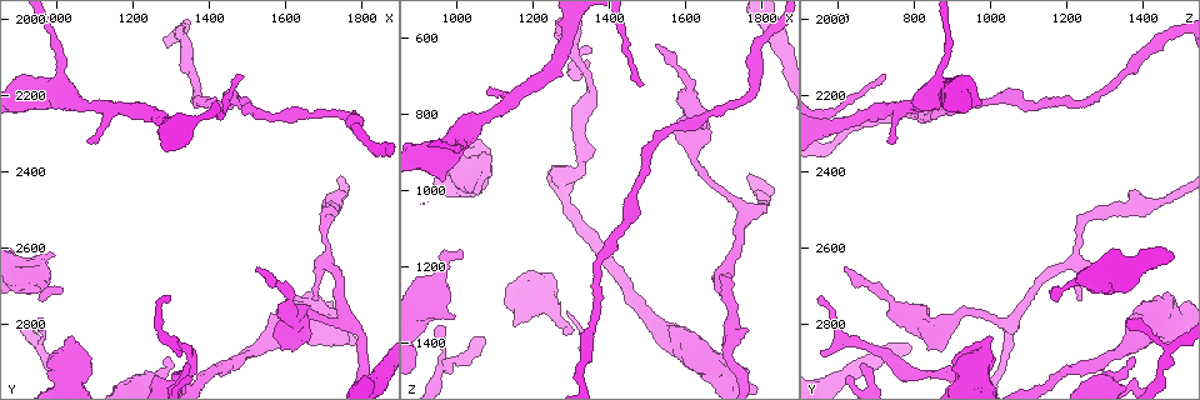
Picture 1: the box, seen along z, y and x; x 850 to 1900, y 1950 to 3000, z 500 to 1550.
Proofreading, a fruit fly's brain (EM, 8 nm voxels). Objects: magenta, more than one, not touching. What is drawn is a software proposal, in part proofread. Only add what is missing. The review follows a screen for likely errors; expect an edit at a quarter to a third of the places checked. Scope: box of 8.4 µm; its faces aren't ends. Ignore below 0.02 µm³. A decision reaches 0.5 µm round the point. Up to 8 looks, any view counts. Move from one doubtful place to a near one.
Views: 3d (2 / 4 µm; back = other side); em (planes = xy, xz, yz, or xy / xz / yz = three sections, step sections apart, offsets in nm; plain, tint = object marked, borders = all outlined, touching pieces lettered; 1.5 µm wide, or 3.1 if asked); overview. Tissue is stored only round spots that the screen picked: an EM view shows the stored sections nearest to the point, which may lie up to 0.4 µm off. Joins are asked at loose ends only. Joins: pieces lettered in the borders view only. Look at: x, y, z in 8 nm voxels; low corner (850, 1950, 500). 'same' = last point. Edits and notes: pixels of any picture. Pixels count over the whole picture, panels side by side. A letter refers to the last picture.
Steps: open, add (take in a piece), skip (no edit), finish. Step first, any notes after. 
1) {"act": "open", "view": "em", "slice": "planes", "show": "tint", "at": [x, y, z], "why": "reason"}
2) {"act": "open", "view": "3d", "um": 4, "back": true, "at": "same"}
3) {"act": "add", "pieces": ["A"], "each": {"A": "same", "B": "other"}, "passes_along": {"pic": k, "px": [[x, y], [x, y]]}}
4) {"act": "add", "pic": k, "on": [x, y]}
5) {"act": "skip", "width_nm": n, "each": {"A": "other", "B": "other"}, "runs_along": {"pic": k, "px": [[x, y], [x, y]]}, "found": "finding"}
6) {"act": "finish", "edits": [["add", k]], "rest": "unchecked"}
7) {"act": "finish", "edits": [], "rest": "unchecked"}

{"act": "open", "view": "em", "slice": "planes", "show": "borders", "at": [950, 2795, 1355], "why": "free end"}

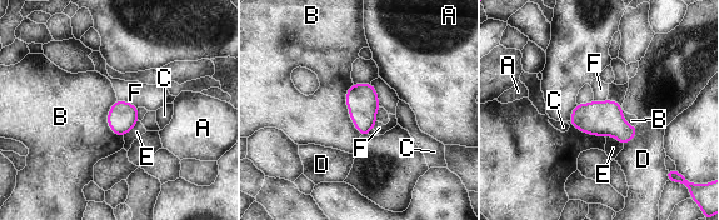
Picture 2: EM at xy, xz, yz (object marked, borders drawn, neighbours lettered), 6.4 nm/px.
{"act": "skip", "longest_contact_nm": ["B", 340], "each": {"A": "other", "B": "other", "C": "other", "D": "other", "E": "other", "F": "other"}, "border": {"pic": 2, "px": [[353, 83], [346, 108], [362, 134]]}, "found": "none of them fits"}

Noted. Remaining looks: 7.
{"act": "open", "view": "3d", "um": 2, "back": true, "at": [1005, 2720, 1155], "why": "free end"}

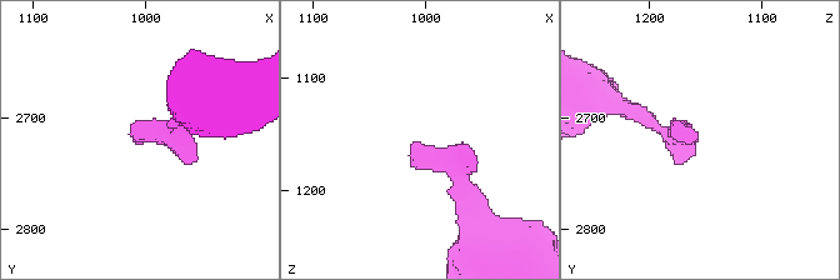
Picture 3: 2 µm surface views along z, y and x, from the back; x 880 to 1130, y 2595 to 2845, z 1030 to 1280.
{"act": "open", "view": "em", "slice": "planes", "show": "borders", "at": [1008, 2718, 1156]}

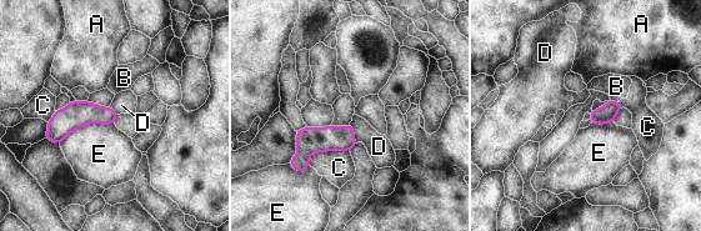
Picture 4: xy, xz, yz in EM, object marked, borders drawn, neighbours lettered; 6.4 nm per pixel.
{"act": "skip", "each": {"A": "other", "B": "other", "C": "other", "D": "other", "E": "other"}, "found": "no lettered piece goes on from it"}

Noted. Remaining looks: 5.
{"act": "open", "view": "em", "slice": "planes", "show": "borders", "at": [1085, 2320, 755], "why": "thin end"}

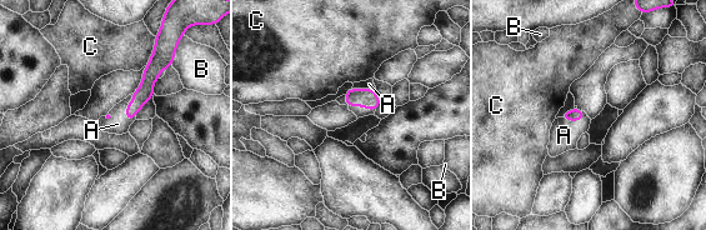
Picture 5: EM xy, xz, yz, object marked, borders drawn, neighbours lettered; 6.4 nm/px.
{"act": "add", "pieces": ["A"], "each": {"A": "same", "B": "other", "C": "other"}, "passes_along": {"pic": 5, "px": [[144, 93], [128, 108], [118, 124]]}, "found": "the cell continues"}

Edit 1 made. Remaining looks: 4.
{"act": "finish", "edits": [["add", 5]], "rest": "unchecked"}

